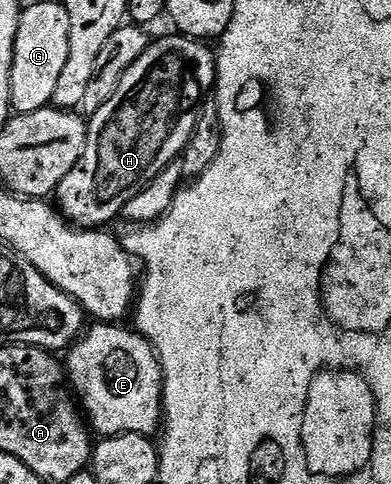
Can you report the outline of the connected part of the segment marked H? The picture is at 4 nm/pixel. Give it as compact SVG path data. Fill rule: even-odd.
M173 35L174 37L162 37L151 40L149 47L144 51L144 55L140 55L140 59L136 59L136 63L132 63L132 67L128 67L128 71L124 71L124 75L120 79L120 83L116 87L116 91L112 91L112 99L108 99L108 103L104 103L104 107L100 107L100 111L96 111L96 115L89 118L86 127L86 146L84 147L84 155L80 155L80 159L76 163L76 167L72 167L72 171L68 171L68 175L64 175L64 179L60 183L56 194L56 205L63 217L75 227L106 227L114 216L121 214L125 210L127 203L132 199L136 199L136 195L140 195L140 191L144 191L144 187L148 187L148 183L152 183L152 179L156 179L156 175L160 175L160 171L164 171L164 167L168 167L171 163L179 160L184 151L184 147L188 143L188 139L192 135L192 131L196 127L196 119L198 111L202 107L202 102L207 100L206 93L215 88L216 85L216 53L213 48L209 49L209 44L203 43L201 40L193 37L183 37L181 35Z

